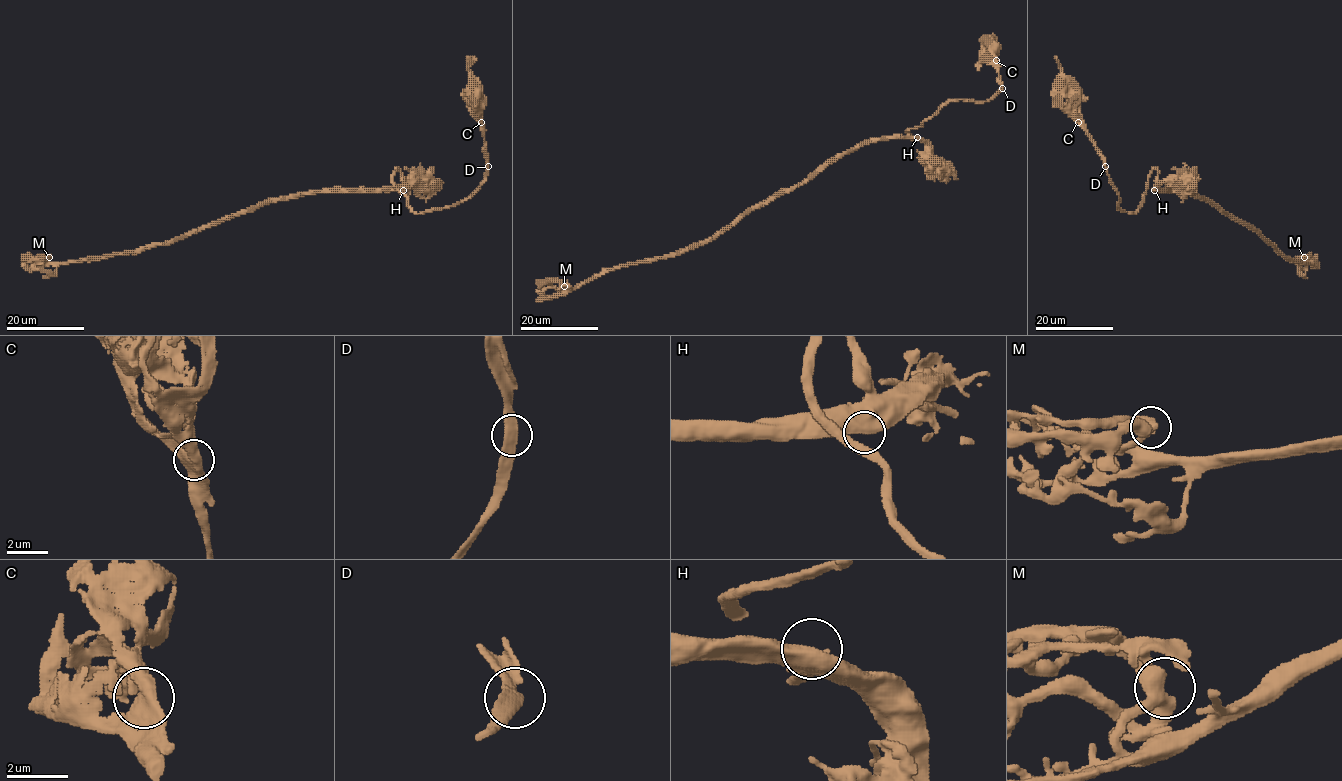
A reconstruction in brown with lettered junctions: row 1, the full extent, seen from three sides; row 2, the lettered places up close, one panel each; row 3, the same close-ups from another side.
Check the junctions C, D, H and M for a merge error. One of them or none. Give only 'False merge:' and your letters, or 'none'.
False merge: none

